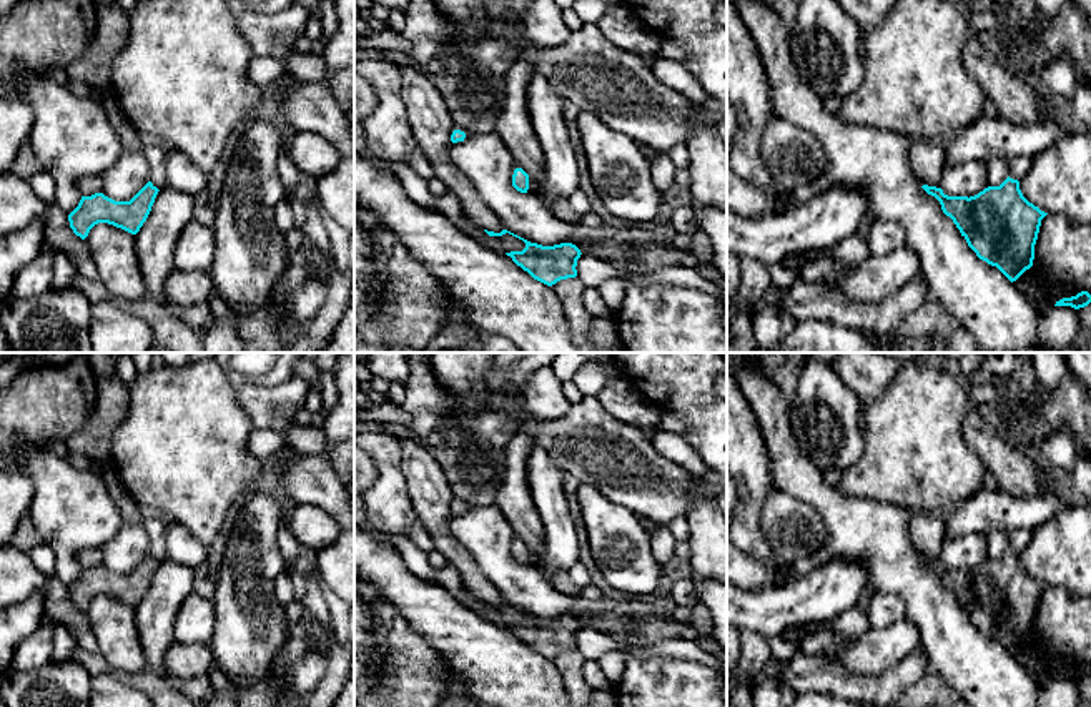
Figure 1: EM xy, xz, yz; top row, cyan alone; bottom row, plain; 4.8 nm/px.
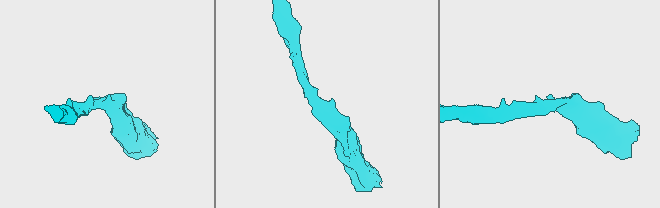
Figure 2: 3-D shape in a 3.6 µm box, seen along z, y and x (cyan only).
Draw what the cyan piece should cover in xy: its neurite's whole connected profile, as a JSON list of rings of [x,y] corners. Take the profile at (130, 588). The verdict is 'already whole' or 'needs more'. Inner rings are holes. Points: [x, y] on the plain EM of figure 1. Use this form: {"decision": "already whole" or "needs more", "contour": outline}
{"decision": "already whole", "contour": [[[148,554],[130,574],[115,574],[103,566],[81,569],[78,579],[68,587],[70,601],[81,612],[98,596],[108,596],[136,607],[146,594],[158,564]]]}

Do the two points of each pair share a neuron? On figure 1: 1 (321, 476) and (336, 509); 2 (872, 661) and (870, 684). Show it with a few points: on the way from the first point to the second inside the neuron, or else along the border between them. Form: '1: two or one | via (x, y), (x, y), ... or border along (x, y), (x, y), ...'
1: one | via (321, 484), (336, 501)
2: two | border along (905, 657), (880, 672), (850, 672), (834, 661)

